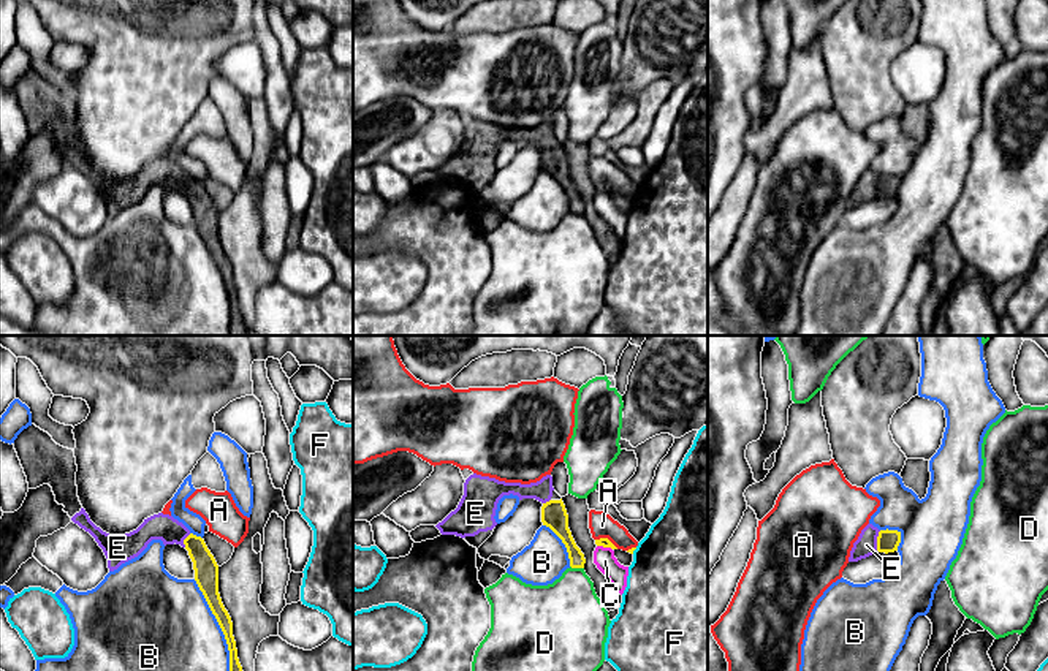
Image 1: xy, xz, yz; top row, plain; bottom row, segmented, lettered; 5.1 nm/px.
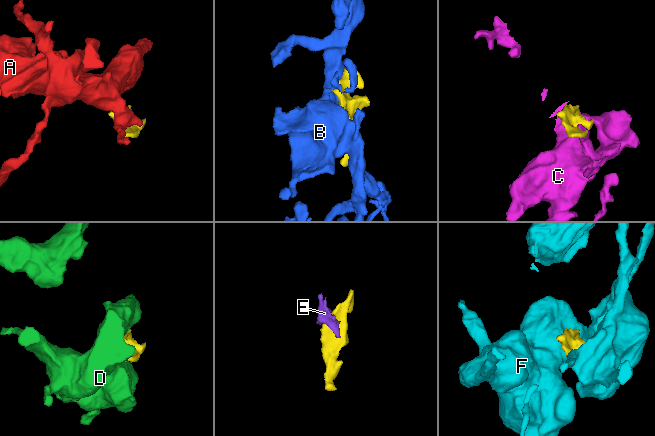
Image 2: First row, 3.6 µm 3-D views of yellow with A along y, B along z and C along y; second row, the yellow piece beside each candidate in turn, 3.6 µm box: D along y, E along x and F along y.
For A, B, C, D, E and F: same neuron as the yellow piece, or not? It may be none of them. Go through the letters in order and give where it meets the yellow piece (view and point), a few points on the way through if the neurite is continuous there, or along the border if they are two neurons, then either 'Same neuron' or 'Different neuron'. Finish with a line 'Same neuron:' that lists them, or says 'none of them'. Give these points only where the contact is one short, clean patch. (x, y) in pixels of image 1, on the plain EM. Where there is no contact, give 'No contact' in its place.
A: Touches yellow at xz (607, 184). Different neuron
B: Touches yellow at xy (224, 279). Different neuron
C: Touches yellow at xz (605, 192). Different neuron
D: Touches yellow at xz (577, 212). Different neuron
E: Touches yellow at yz (877, 185). Path across: yz (888, 185), (877, 185), (866, 190). Same neuron
F: Touches yellow at xz (634, 195). Different neuron
Same neuron: E

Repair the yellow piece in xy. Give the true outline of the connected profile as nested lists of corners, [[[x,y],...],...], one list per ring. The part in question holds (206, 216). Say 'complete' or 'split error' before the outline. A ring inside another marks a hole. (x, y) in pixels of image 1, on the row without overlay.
split error; [[[35,70],[24,74],[14,85],[14,95],[27,122],[28,135],[49,130],[55,147],[74,169],[89,177],[108,204],[109,217],[138,203],[152,185],[163,190],[180,190],[193,207],[195,226],[215,261],[230,296],[230,336],[245,336],[245,323],[237,304],[233,267],[218,239],[218,210],[201,182],[193,180],[169,160],[154,160],[133,177],[109,180],[97,172],[78,142],[74,97],[57,90],[52,82]]]

